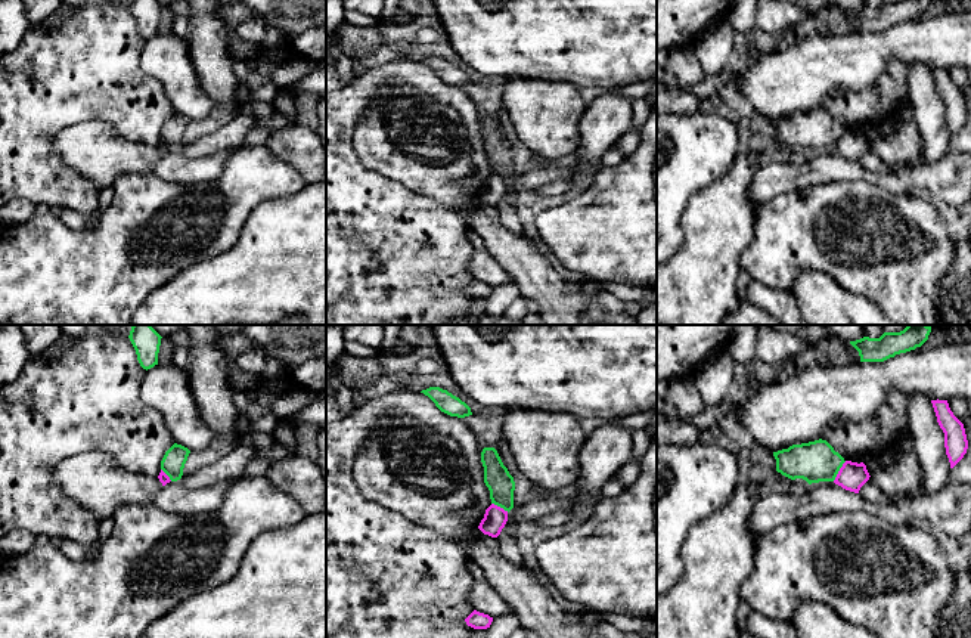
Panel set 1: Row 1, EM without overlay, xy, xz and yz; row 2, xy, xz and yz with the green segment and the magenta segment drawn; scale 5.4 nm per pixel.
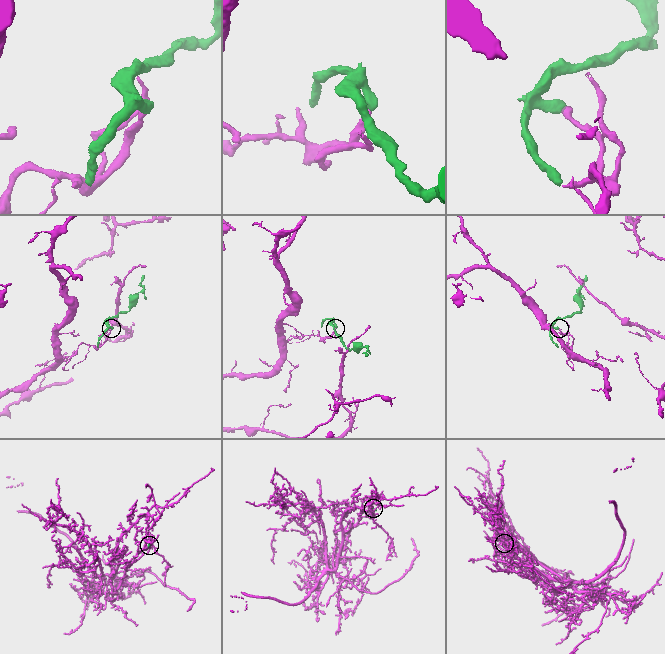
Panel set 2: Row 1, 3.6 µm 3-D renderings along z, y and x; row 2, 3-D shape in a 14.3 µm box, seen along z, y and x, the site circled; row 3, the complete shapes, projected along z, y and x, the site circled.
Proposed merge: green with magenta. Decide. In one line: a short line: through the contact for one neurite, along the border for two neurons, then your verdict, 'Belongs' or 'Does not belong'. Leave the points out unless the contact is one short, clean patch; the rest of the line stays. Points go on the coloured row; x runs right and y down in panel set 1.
Line: yz (846, 461), (833, 480). Does not belong

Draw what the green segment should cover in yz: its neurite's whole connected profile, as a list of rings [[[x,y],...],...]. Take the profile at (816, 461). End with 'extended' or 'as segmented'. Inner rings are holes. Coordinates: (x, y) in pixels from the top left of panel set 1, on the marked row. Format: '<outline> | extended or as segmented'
[[[815,440],[792,445],[788,449],[773,452],[776,471],[795,480],[803,478],[809,484],[819,481],[834,481],[844,458],[834,450],[826,440]]] | as segmented

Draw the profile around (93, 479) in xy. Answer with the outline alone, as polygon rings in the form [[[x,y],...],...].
[[[90,450],[59,462],[53,471],[63,492],[105,520],[124,504],[148,505],[162,489],[158,477],[122,468],[109,453]]]

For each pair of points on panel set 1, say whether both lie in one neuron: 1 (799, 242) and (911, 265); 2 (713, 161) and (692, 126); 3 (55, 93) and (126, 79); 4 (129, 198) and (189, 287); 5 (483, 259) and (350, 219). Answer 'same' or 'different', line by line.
1: same
2: same
3: same
4: different
5: different

